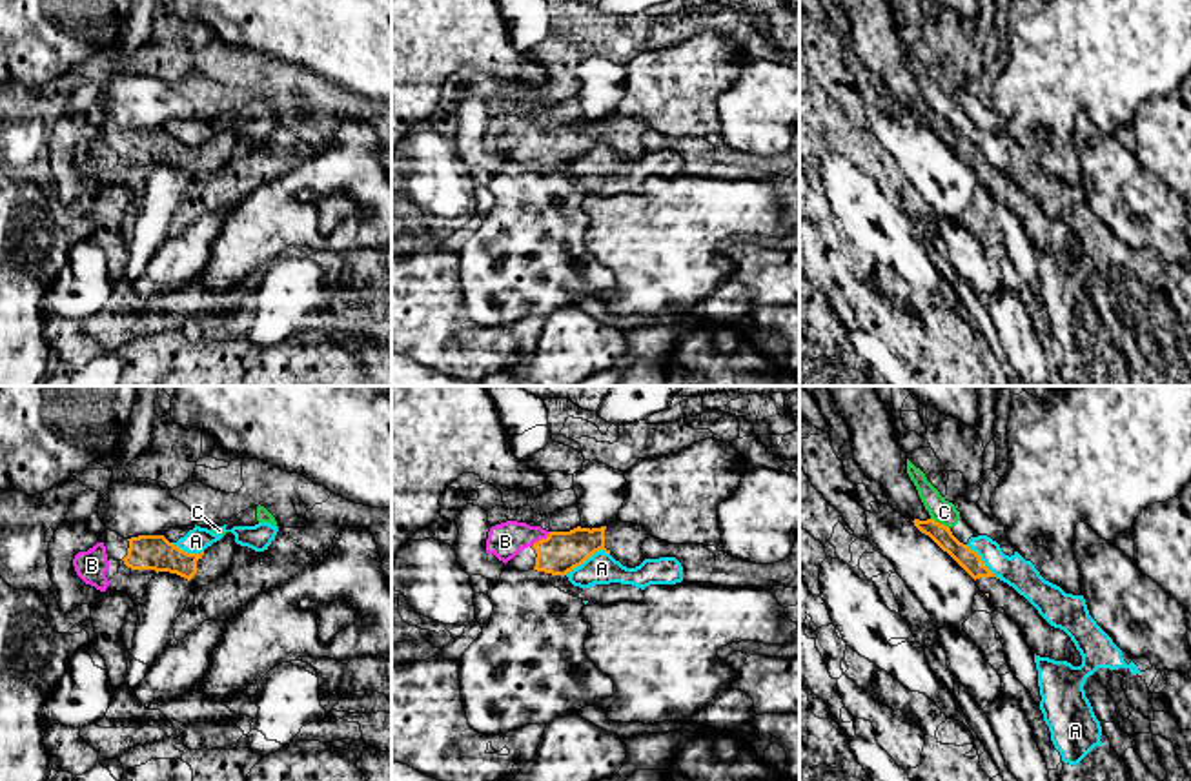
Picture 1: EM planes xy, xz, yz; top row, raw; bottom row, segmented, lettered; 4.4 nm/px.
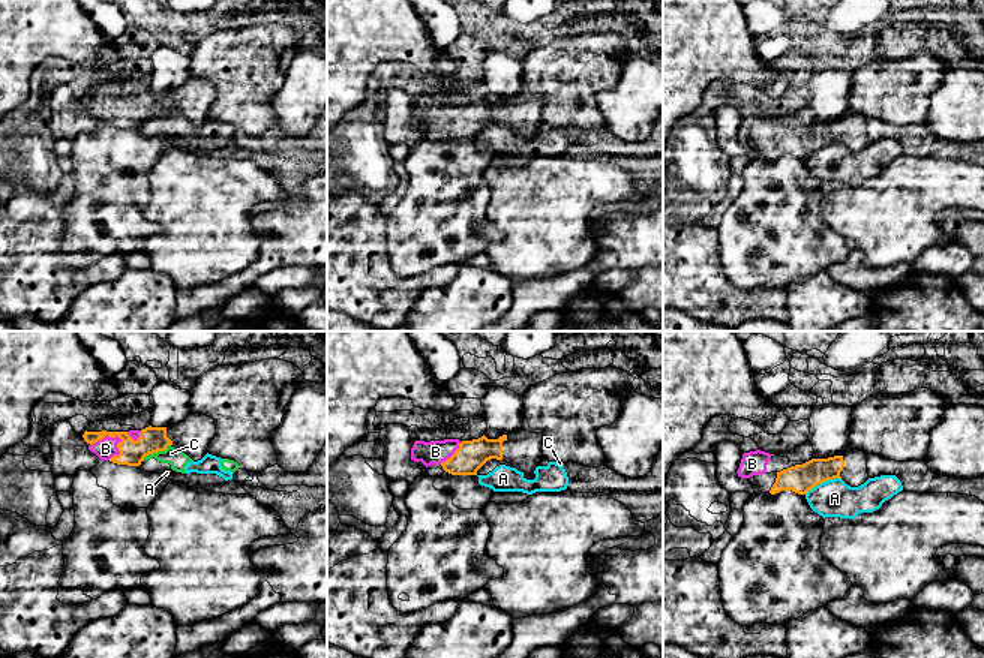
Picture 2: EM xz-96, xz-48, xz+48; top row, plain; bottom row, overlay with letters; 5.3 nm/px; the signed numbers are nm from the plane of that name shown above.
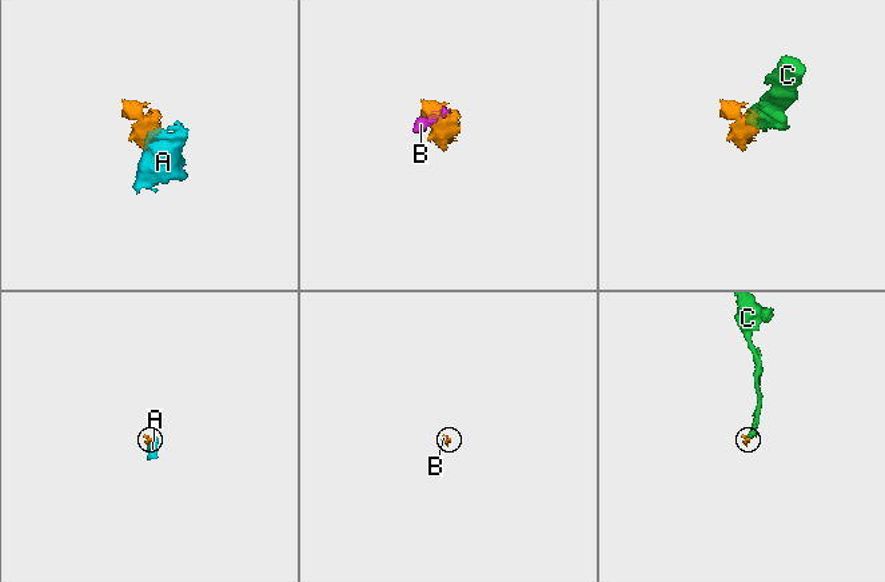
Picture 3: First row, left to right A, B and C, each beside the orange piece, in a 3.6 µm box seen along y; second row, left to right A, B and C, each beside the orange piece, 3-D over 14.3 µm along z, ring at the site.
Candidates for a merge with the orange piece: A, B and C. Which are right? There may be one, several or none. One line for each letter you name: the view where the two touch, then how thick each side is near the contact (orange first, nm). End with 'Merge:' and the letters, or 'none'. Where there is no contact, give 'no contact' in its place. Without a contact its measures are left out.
B: contact in xz; calibres 180 and 160 nm
Merge: B

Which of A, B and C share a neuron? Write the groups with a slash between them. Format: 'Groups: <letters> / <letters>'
Groups: A C / B

